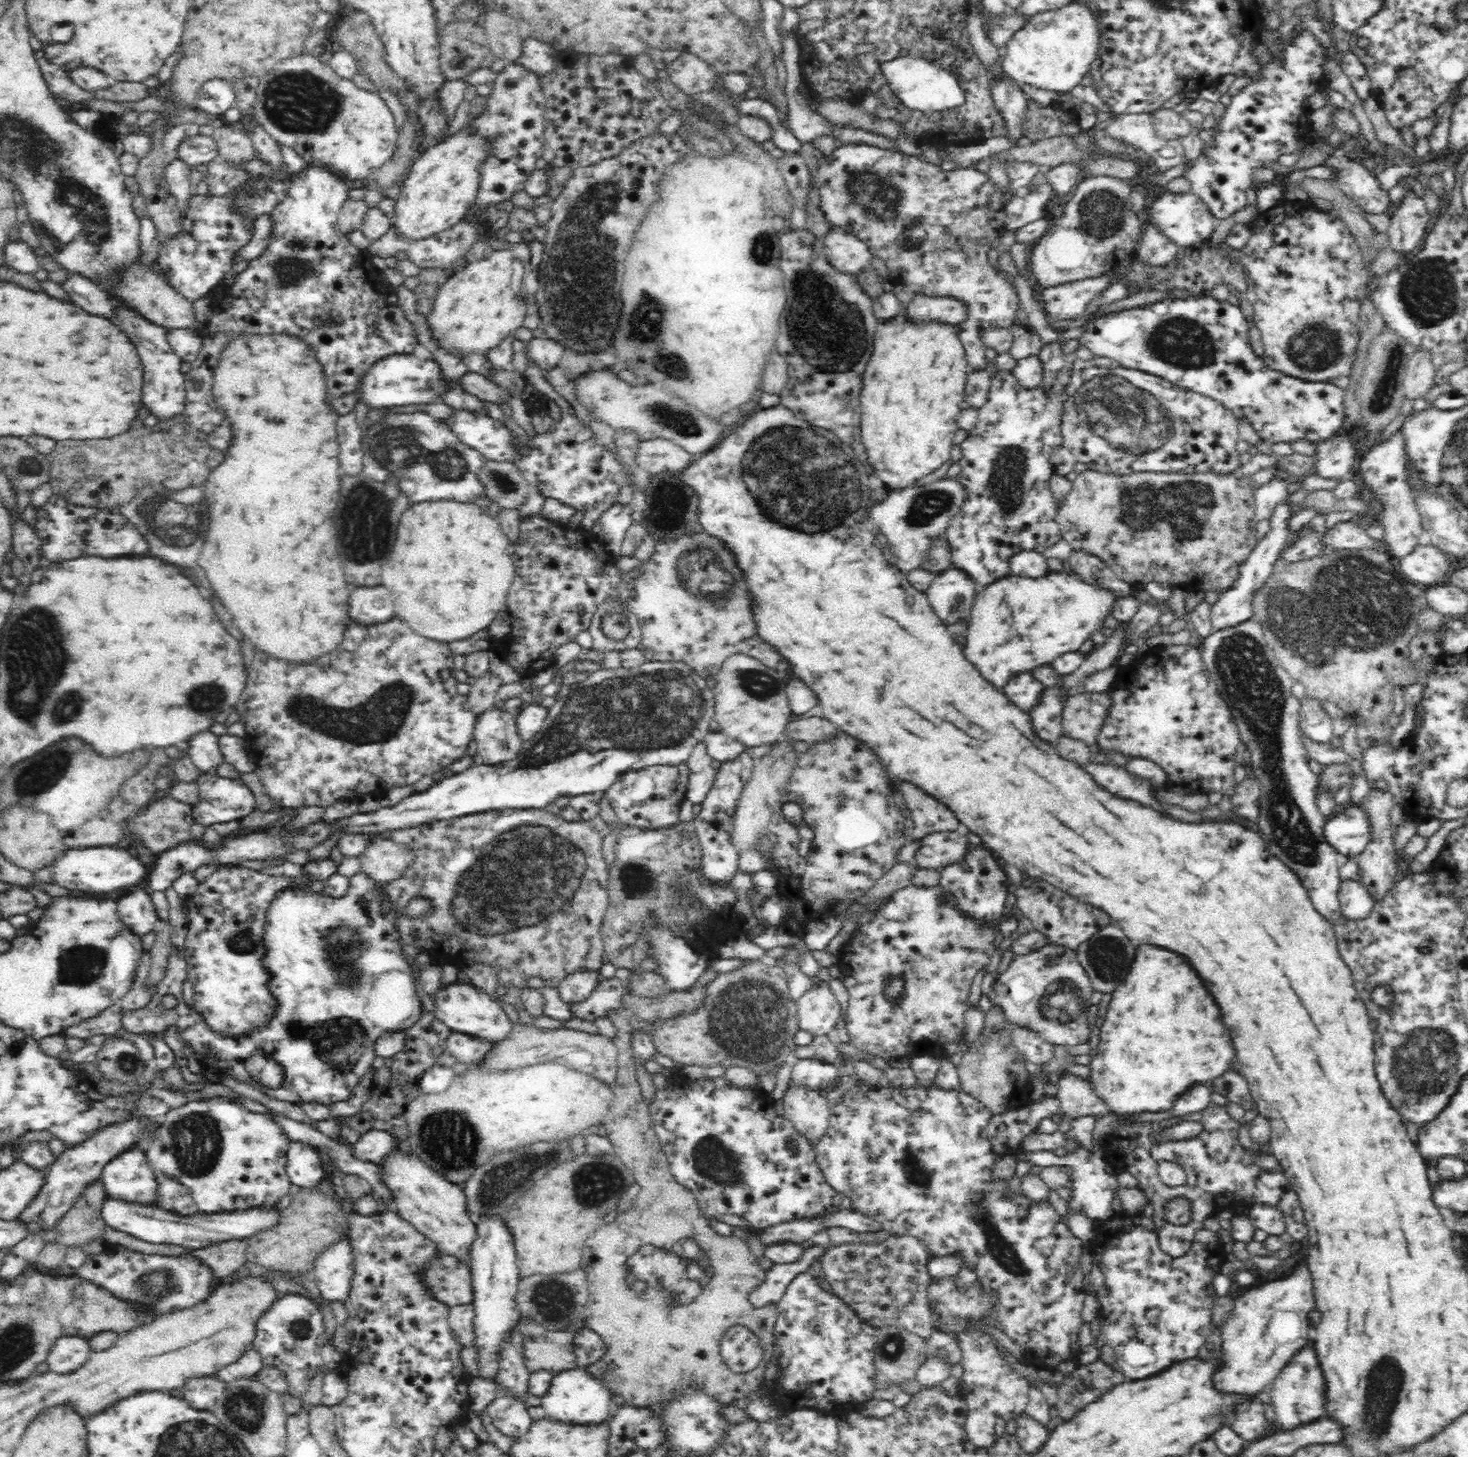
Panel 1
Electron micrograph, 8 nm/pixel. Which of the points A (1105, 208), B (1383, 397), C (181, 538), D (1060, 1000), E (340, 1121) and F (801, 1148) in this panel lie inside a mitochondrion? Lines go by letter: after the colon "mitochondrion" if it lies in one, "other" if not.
A: mitochondrion
B: mitochondrion
C: mitochondrion
D: mitochondrion
E: other
F: other

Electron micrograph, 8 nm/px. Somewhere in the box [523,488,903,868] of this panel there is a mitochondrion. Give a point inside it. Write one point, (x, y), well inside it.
(713, 585)

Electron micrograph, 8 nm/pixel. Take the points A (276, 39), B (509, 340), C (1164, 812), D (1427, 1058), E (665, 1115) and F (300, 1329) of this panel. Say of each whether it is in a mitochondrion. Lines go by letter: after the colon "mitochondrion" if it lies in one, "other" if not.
A: other
B: other
C: other
D: mitochondrion
E: other
F: mitochondrion

